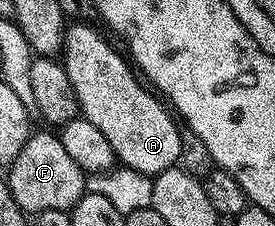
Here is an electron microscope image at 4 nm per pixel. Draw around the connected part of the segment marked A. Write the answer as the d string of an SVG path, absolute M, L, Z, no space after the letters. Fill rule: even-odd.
M85 22L70 23L65 30L63 49L63 63L67 78L71 78L71 86L75 86L80 115L107 138L116 159L124 167L150 178L158 176L180 161L178 121L138 79L130 61L124 55L121 57L95 29L89 27L93 26Z

